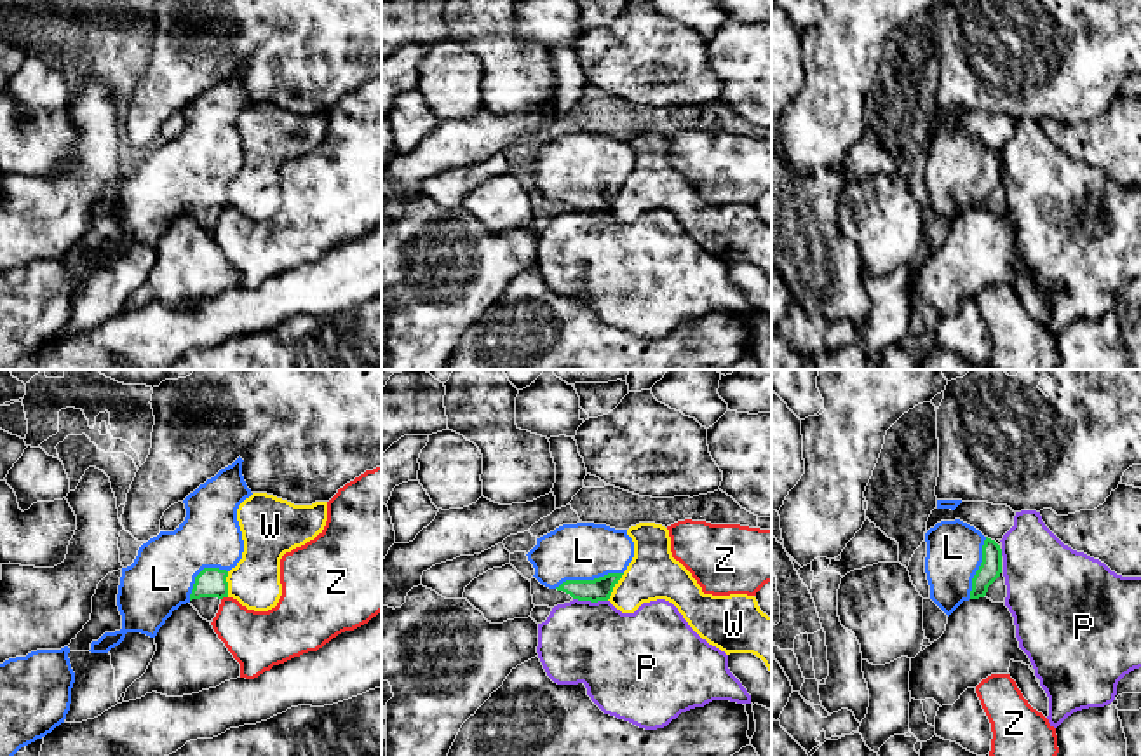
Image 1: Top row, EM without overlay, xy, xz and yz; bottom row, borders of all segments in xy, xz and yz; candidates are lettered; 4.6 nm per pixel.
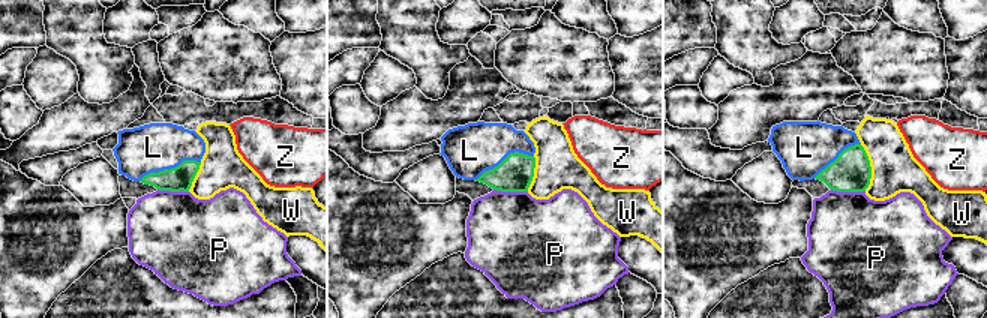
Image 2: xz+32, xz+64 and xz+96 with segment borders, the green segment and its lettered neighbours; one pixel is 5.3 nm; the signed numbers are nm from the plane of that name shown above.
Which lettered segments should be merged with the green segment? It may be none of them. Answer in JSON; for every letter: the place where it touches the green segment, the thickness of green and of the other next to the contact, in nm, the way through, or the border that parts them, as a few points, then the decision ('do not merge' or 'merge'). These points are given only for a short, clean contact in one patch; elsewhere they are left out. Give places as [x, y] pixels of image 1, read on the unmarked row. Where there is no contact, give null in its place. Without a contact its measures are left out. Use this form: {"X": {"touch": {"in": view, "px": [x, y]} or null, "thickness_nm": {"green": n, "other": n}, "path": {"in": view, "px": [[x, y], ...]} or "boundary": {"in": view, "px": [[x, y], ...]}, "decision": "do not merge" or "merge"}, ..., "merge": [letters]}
{"L": {"touch": {"in": "xz", "px": [587, 190]}, "thickness_nm": {"green": 110, "other": 260}, "path": {"in": "xz", "px": [[600, 199], [587, 190], [584, 161]]}, "decision": "merge"}, "P": {"touch": {"in": "xz", "px": [591, 211]}, "thickness_nm": {"green": 110, "other": 380}, "decision": "do not merge"}, "W": {"touch": {"in": "xz", "px": [614, 195]}, "thickness_nm": {"green": 110, "other": 240}, "boundary": {"in": "xz", "px": [[624, 183], [607, 209]]}, "decision": "do not merge"}, "Z": {"touch": {"in": "xy", "px": [223, 206]}, "thickness_nm": {"green": 140, "other": 260}, "boundary": {"in": "xy", "px": [[227, 206], [222, 209]]}, "decision": "do not merge"}, "merge": ["L"]}

